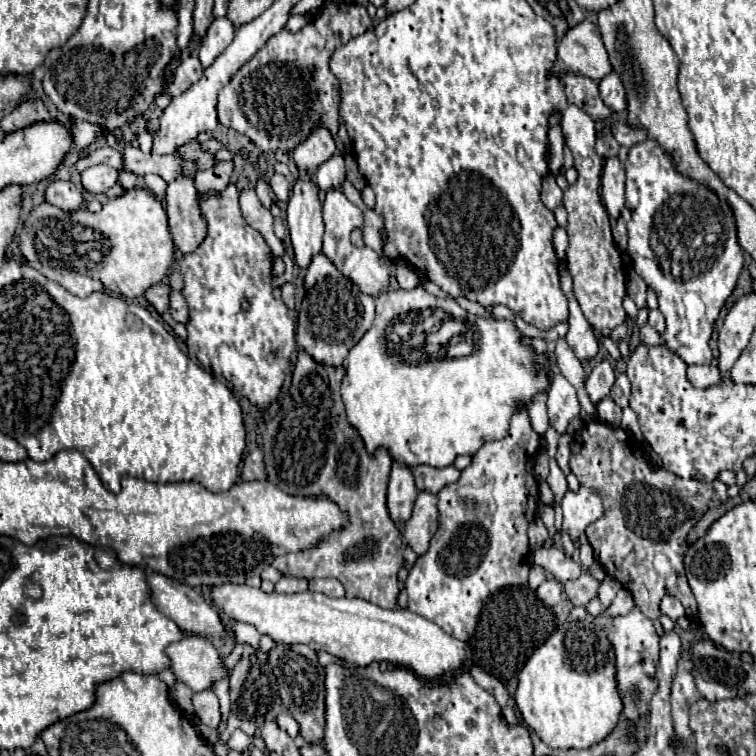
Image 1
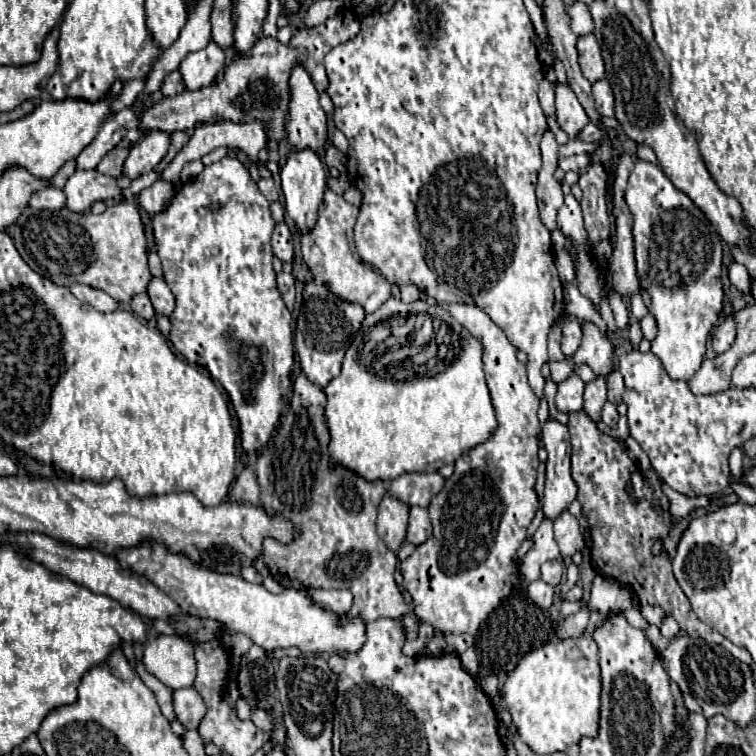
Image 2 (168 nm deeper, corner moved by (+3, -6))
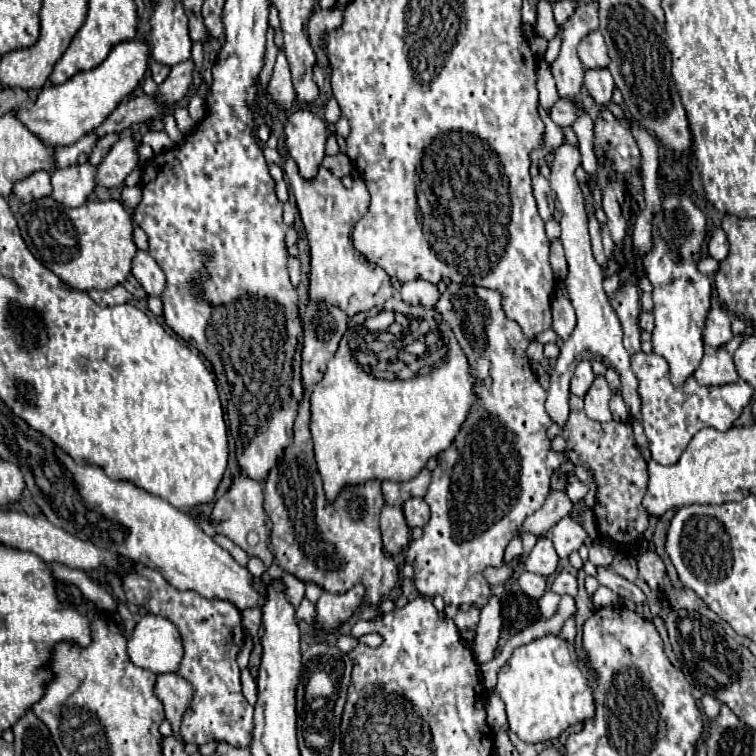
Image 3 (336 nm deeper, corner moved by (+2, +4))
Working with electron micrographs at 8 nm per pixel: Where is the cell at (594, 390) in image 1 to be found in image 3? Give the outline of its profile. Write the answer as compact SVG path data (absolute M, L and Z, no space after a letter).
M596 376L596 380L592 382L590 390L584 396L584 410L588 414L588 418L596 420L596 422L610 422L610 410L608 410L608 400L610 400L610 388L604 380L604 376Z

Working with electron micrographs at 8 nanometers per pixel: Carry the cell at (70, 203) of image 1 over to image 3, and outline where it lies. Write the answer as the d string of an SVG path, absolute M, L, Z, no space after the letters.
M38 170L34 174L30 174L28 178L20 180L14 186L14 194L26 202L26 200L38 200L42 196L50 196L52 194L52 182L50 182L50 174L44 170Z

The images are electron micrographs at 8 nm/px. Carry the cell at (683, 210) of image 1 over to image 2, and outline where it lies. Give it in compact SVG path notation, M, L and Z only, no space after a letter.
M635 160L635 170L629 178L629 190L625 194L629 210L633 214L633 238L635 238L635 258L637 276L641 288L651 296L651 314L657 320L657 338L651 342L651 352L663 362L667 374L673 380L689 380L705 358L705 346L711 328L717 322L717 314L723 304L723 284L721 284L721 258L723 246L703 212L693 204L693 200L677 190L671 180L661 172L657 164Z

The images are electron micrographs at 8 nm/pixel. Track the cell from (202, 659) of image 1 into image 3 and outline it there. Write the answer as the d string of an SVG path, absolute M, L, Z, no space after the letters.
M146 614L138 620L128 640L128 656L136 666L154 674L178 672L184 658L180 632L170 620Z

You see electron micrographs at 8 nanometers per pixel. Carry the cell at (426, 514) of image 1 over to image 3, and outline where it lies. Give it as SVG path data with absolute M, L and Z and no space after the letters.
M410 498L404 506L404 516L406 516L406 522L410 528L416 528L416 526L424 526L428 520L430 520L430 508L428 504L422 500L422 498Z

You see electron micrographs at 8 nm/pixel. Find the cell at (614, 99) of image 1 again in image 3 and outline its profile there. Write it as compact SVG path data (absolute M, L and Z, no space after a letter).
M602 68L602 70L586 70L584 84L586 84L588 92L592 94L592 98L598 104L608 106L608 102L612 98L612 90L614 90L614 80L612 80L608 68Z

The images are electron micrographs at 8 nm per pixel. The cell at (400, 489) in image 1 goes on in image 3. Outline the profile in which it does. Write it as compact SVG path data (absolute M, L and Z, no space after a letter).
M384 504L382 514L380 514L380 530L382 530L384 548L392 556L400 554L410 542L410 528L406 524L402 508L398 506Z

